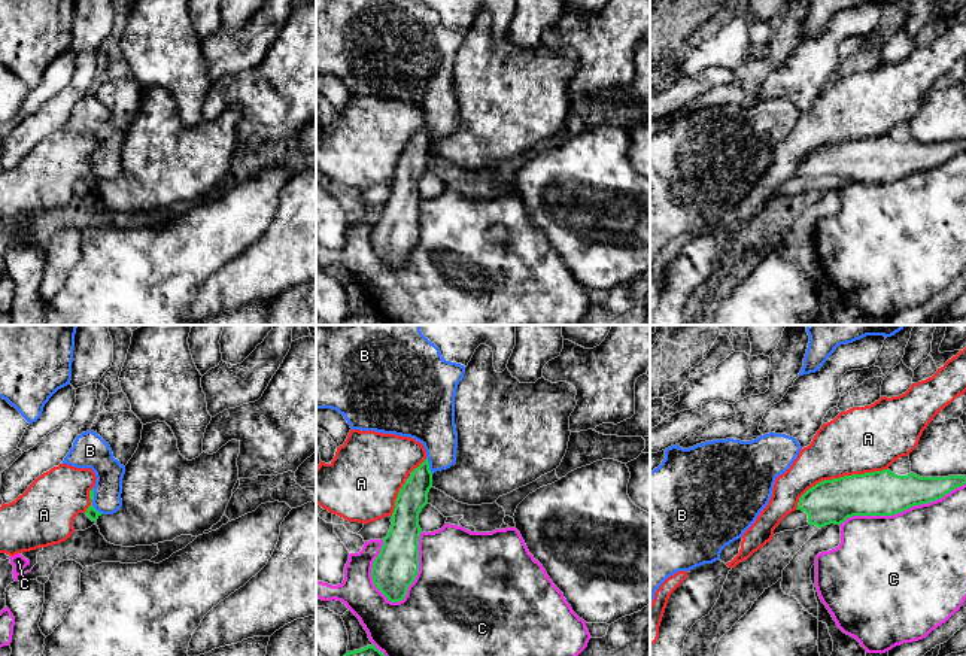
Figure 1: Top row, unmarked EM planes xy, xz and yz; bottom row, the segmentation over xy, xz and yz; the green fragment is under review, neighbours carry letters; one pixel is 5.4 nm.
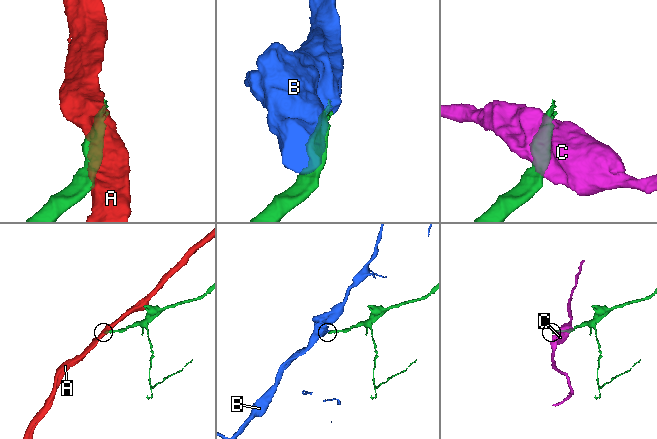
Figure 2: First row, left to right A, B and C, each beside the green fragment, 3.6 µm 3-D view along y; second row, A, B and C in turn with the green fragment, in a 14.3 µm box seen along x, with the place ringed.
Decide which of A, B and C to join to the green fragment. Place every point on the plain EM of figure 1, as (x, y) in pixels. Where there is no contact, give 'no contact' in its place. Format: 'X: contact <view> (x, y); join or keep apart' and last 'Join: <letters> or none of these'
A: contact yz (840, 143); keep apart
B: contact xy (91, 169); join
C: contact xz (418, 237); keep apart
Join: B

